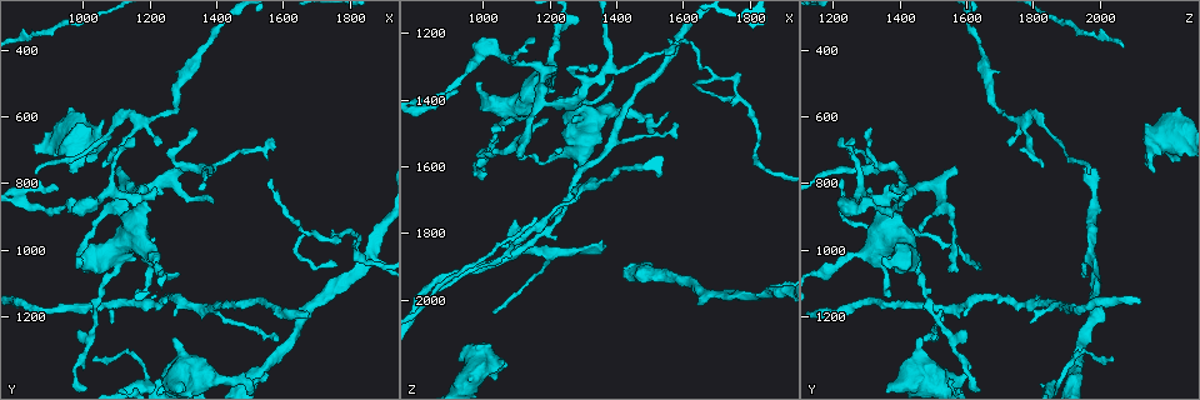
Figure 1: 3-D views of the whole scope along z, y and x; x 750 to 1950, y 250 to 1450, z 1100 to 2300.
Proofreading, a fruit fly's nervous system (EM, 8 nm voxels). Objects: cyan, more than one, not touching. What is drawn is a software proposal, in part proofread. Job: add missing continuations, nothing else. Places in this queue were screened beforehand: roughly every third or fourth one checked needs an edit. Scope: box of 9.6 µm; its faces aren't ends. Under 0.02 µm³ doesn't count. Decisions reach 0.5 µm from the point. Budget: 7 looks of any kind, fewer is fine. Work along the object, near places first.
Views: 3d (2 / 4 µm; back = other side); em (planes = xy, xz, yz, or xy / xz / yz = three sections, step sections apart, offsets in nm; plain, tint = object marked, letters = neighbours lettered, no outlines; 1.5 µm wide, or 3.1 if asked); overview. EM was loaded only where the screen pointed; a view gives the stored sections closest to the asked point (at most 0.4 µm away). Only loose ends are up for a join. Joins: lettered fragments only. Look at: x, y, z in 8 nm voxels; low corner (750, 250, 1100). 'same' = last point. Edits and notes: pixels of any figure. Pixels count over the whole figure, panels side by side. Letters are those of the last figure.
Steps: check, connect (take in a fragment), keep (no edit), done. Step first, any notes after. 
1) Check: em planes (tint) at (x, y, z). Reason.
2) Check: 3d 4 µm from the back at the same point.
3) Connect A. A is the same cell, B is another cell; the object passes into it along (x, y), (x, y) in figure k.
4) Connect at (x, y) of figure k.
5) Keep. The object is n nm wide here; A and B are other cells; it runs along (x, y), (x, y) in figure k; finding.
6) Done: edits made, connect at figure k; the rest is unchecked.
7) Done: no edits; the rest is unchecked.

Check: 3d 2 µm at (1110, 760, 1570). An open end.

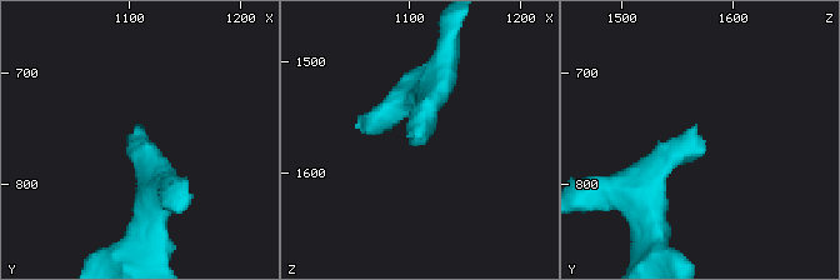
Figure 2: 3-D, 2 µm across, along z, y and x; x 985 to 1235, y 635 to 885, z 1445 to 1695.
Check: em planes (letters) at (1102, 758, 1564). Need the tissue.

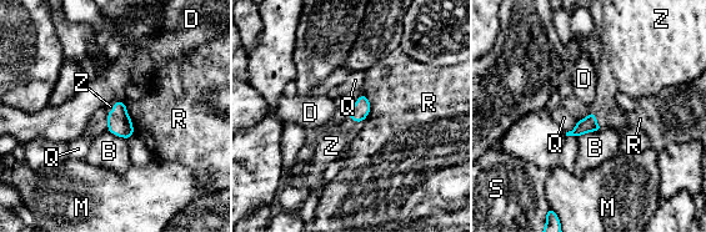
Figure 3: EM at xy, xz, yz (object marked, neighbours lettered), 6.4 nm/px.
Connect Z. Z is the same cell, B, D, M, Q, R and S are other cells; the object passes into it along (586, 125), (595, 119), (609, 84) in figure 3; it goes on there.

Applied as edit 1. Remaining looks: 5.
Check: overview.

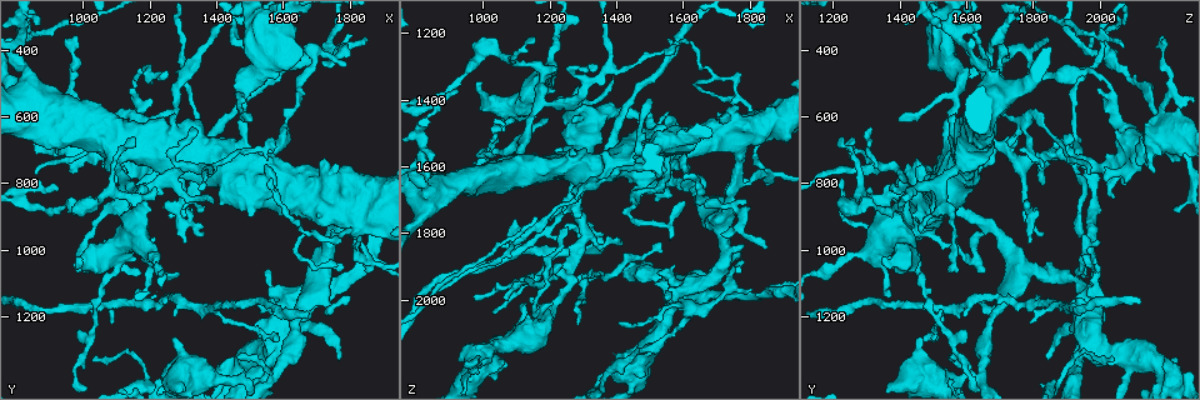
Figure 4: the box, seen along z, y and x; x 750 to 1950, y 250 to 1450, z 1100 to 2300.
Check: em planes (letters) at (1280, 1260, 1460). Thick end.

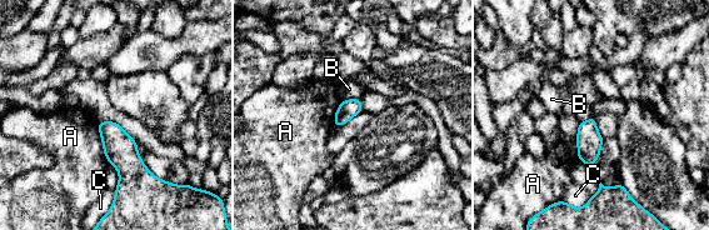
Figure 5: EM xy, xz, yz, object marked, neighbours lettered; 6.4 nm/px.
Keep. A, B and C are other cells; a border runs along (359, 98), (341, 100) in figure 5; no lettered fragment goes on from it.

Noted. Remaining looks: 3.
Check: em planes (letters) at (1210, 660, 1920). Free end.

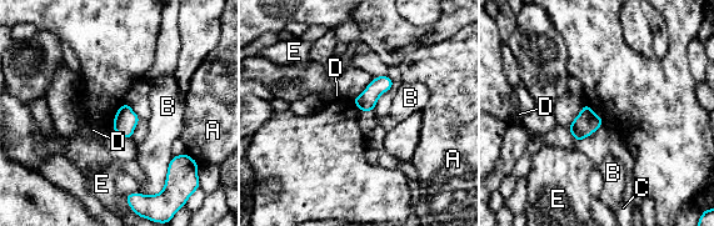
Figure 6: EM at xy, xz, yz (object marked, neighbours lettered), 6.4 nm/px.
Keep. A, B, C, D and E are other cells; a border runs along (111, 127), (115, 131) in figure 6; no lettered fragment goes on from it.

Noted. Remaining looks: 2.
Done: edits made, connect at figure 3; the rest is unchecked.

